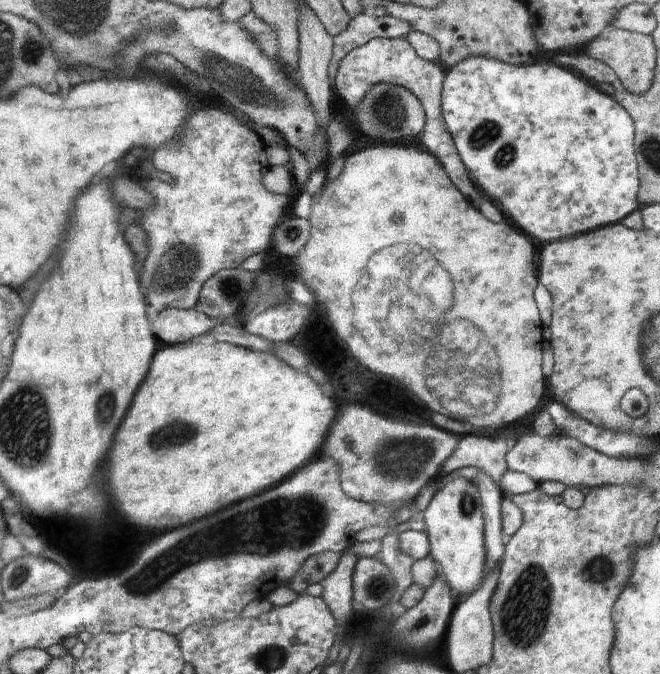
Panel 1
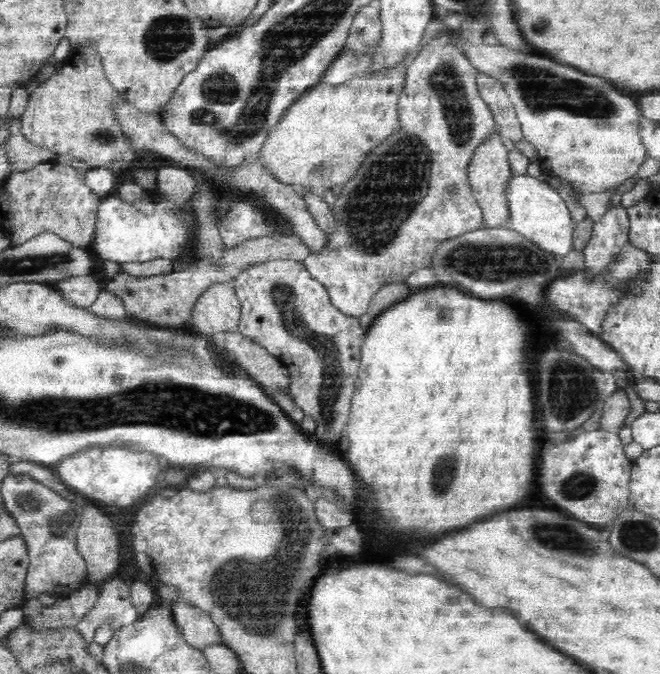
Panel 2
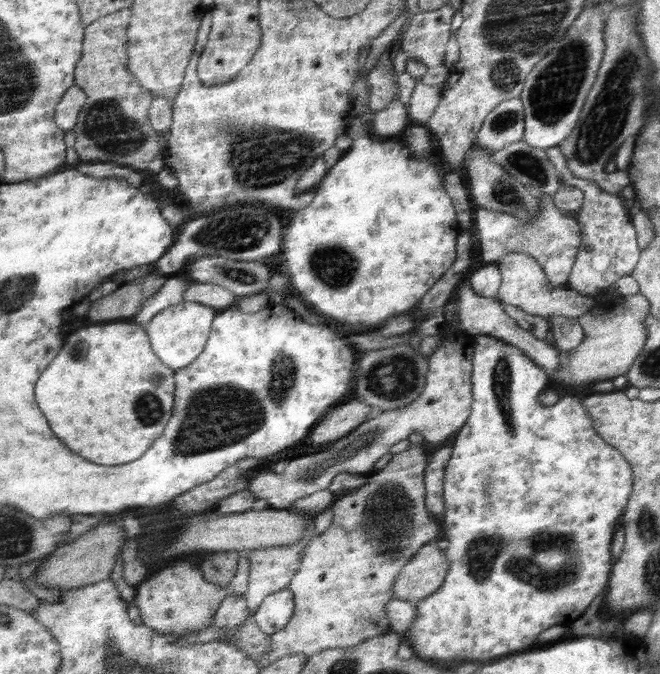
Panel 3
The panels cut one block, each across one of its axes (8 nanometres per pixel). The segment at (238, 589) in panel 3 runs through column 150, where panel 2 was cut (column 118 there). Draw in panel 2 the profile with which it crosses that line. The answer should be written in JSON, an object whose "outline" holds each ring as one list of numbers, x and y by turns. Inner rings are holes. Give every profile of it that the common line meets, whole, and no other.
{"outline":[[112,575,108,578,104,584,101,584,99,589,99,597,96,599,94,608,84,616,83,620,76,626,80,636,84,637,84,640,89,643,94,642,94,634,96,630,102,626,102,624,110,624,111,630,117,632,117,630,126,625,132,625,139,621,136,607,134,607,131,599,131,587,122,581,116,575]]}

